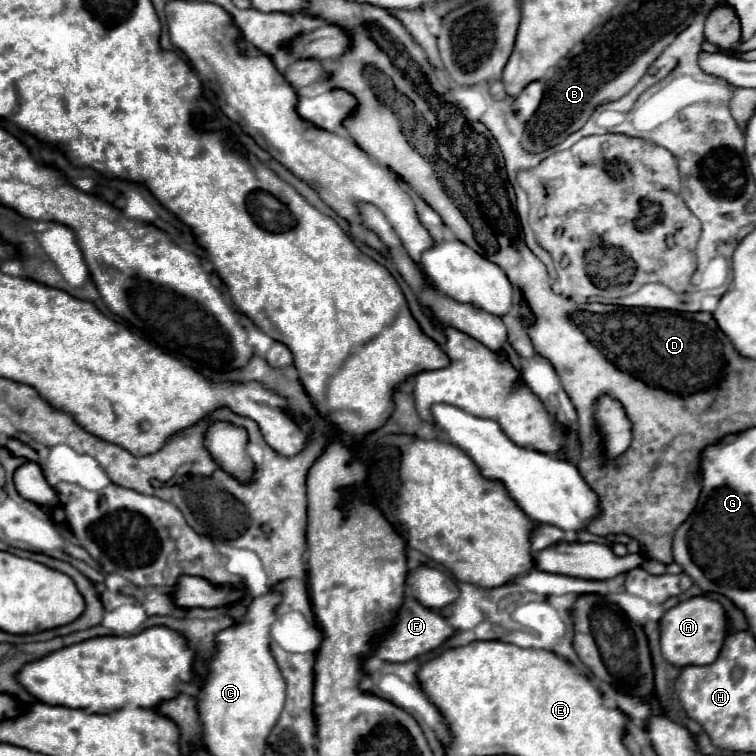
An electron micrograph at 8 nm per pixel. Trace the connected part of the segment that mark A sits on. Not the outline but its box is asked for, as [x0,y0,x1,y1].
[659,597,727,667]

